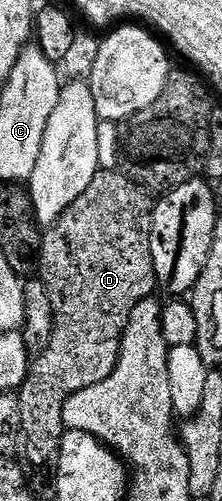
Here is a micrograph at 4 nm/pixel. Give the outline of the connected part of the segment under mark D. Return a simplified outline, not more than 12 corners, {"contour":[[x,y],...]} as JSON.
{"contour":[[117,169],[41,239],[55,331],[21,385],[54,464],[71,395],[115,371],[158,288],[154,198]]}

